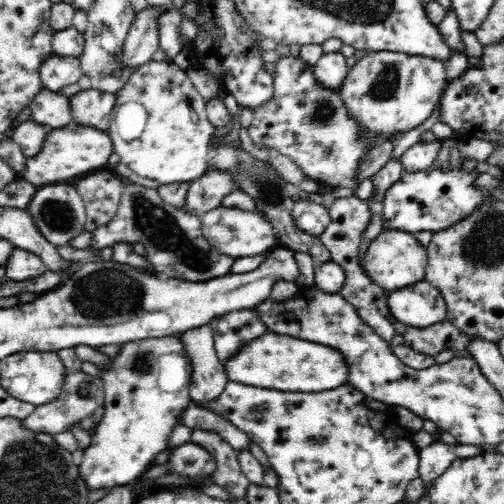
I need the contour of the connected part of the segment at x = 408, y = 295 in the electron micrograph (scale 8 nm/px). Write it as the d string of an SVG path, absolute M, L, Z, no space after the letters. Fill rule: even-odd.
M426 280L387 293L392 316L414 328L426 328L446 321L447 304L439 290Z

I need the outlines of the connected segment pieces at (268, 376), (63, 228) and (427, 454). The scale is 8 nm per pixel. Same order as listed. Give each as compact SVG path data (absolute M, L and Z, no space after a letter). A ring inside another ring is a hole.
M266 332L240 346L236 354L223 363L228 380L248 386L282 392L324 392L348 382L350 367L336 348L290 335Z
M62 182L38 187L26 211L34 219L40 234L55 247L70 246L70 240L82 234L84 228L89 225L83 198L74 187L74 183Z
M436 440L419 450L418 478L431 485L458 457L454 452L455 445Z

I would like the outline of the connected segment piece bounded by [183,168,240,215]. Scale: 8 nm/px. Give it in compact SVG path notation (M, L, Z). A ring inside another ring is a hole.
M210 169L199 179L190 182L183 208L192 213L208 212L222 206L222 198L240 187L232 181L232 173L222 169Z

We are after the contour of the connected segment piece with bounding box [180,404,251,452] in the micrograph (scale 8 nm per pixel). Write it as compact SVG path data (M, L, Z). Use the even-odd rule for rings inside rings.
M191 404L182 412L182 423L188 428L198 430L209 430L220 435L230 446L240 452L240 450L249 450L251 438L230 420L222 415L210 411L208 408L202 408L196 404Z

